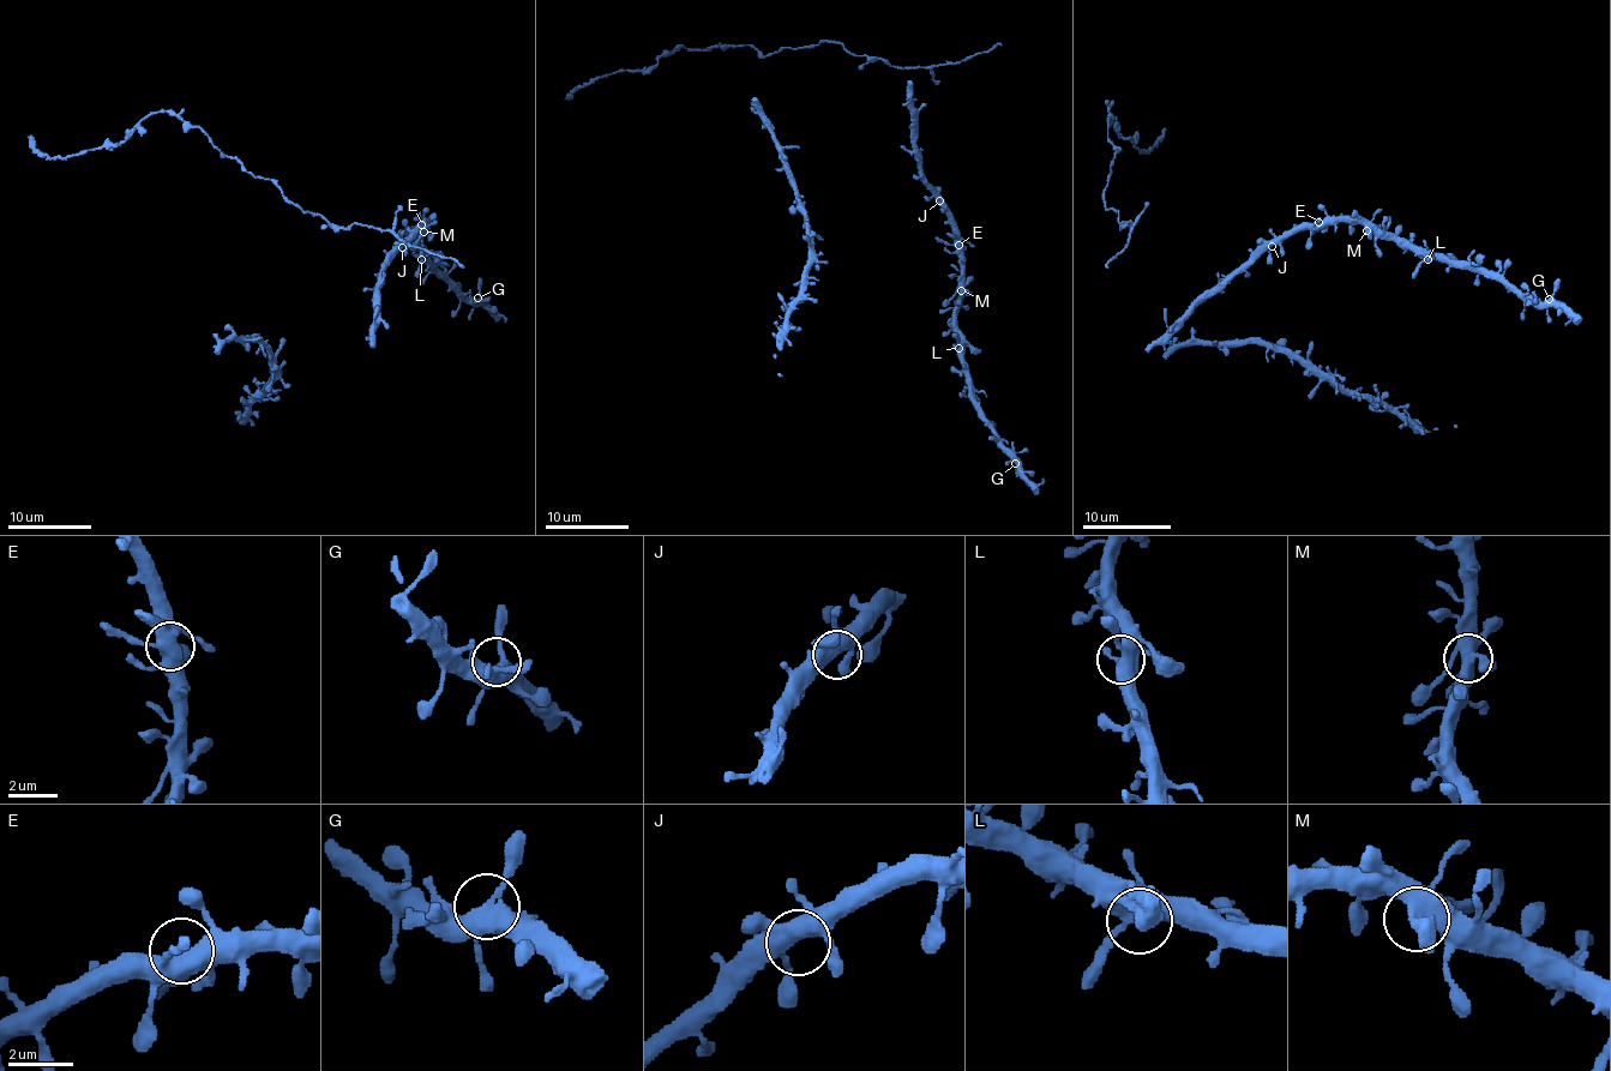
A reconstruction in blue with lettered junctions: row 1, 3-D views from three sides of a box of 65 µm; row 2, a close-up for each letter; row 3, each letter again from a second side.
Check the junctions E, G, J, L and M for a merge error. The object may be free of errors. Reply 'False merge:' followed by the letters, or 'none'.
False merge: none

